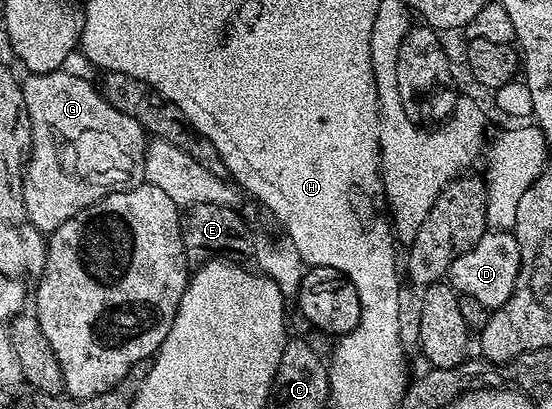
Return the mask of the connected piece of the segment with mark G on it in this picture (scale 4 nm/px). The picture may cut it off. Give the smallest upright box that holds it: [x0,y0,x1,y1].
[22,71,149,235]

